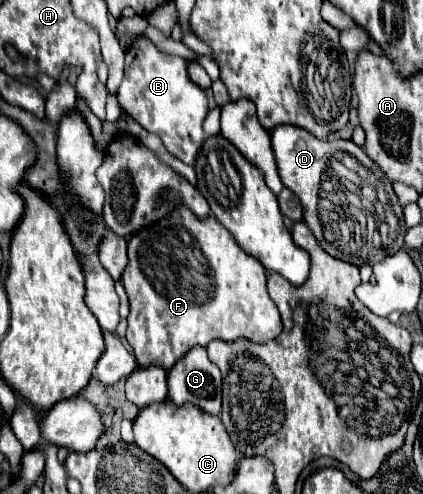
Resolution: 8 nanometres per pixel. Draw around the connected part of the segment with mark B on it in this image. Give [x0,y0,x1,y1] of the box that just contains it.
[118,40,208,166]

